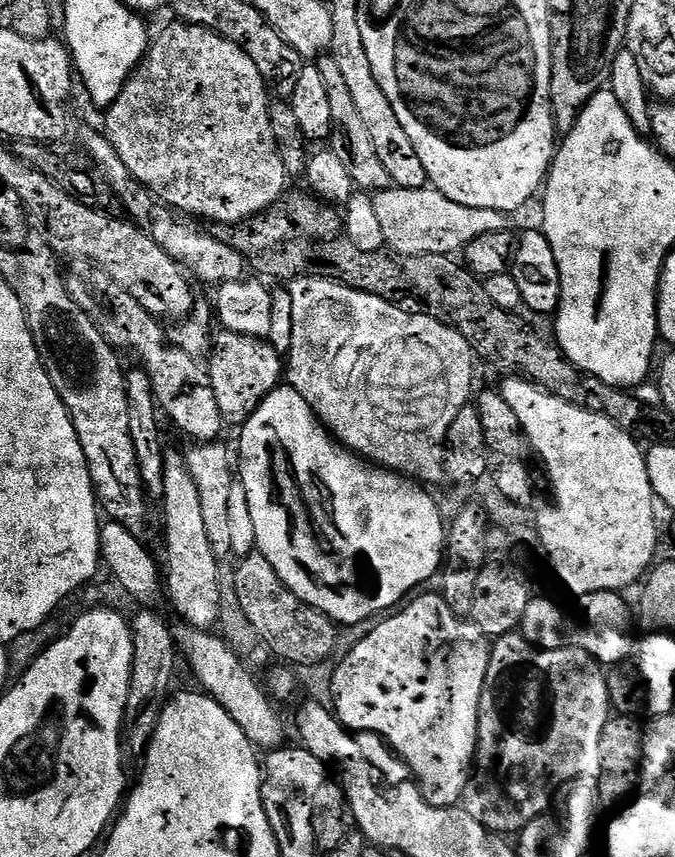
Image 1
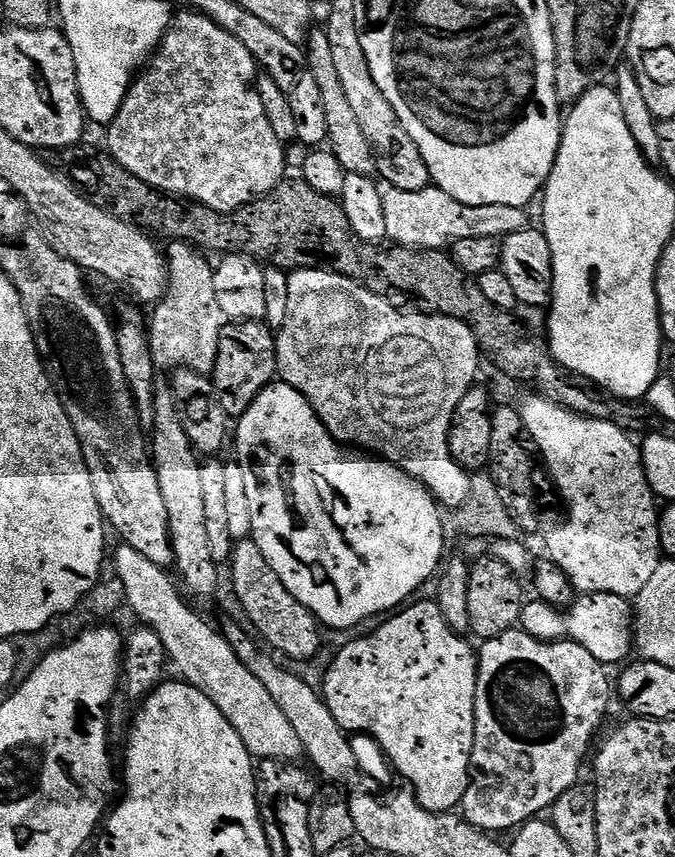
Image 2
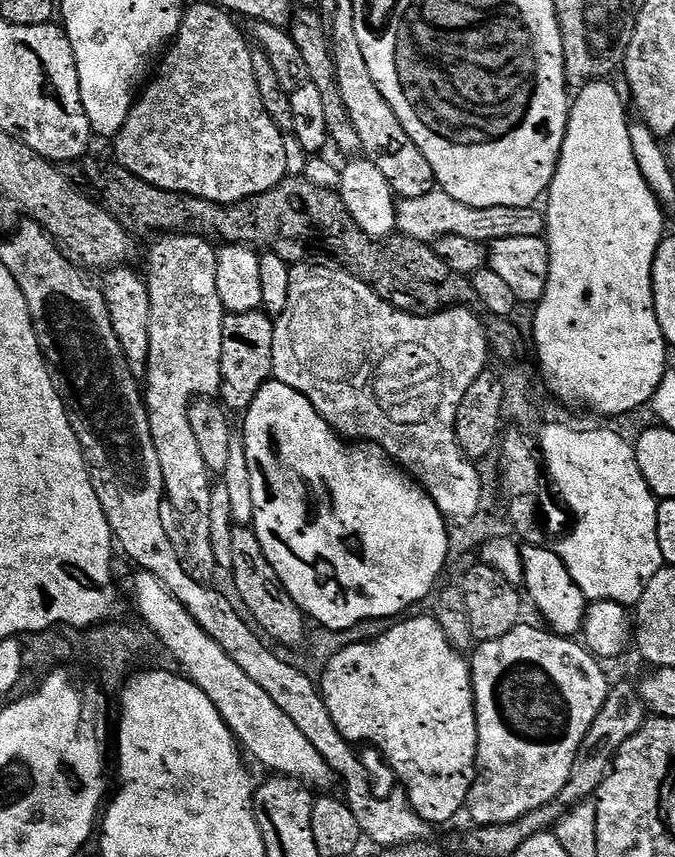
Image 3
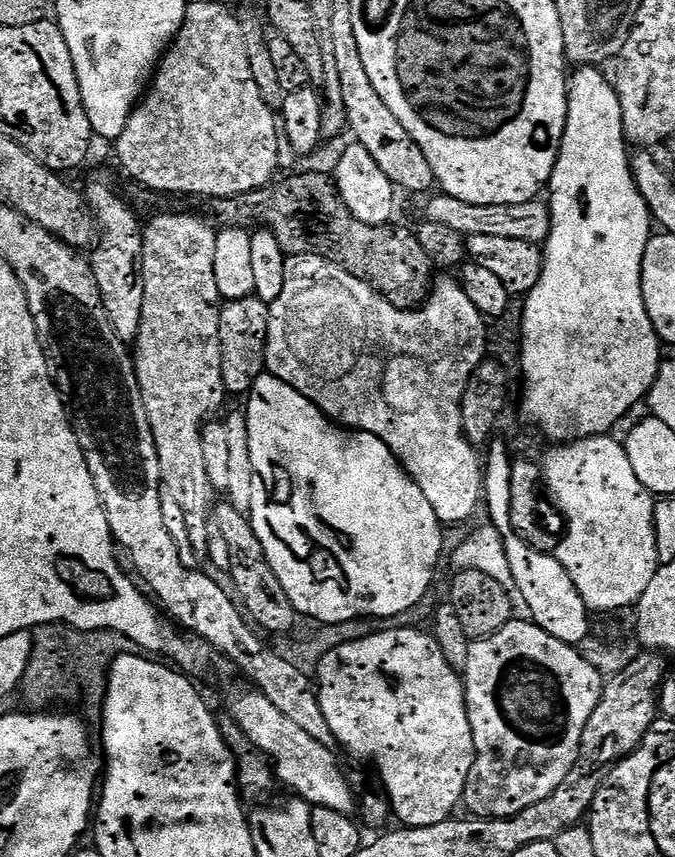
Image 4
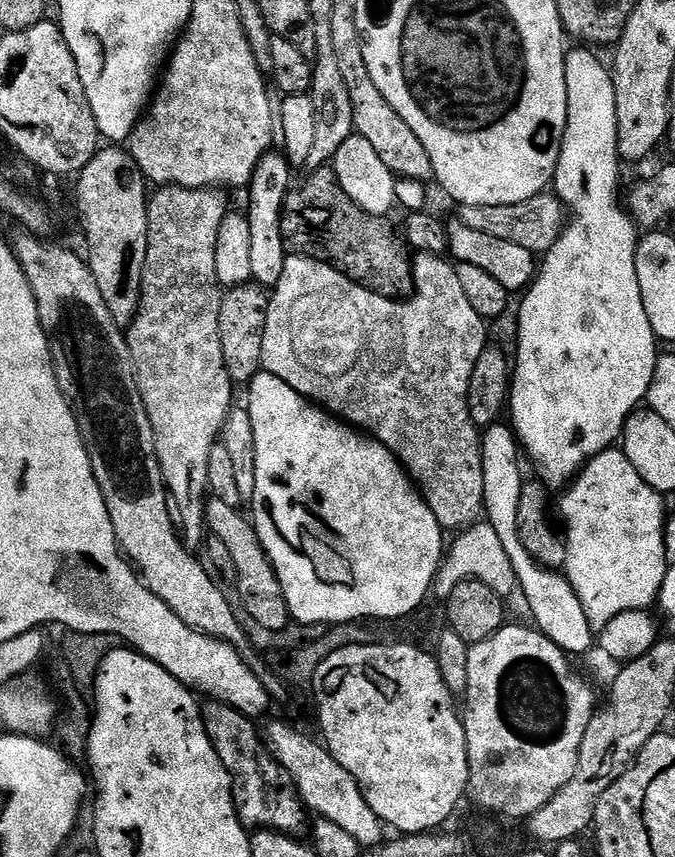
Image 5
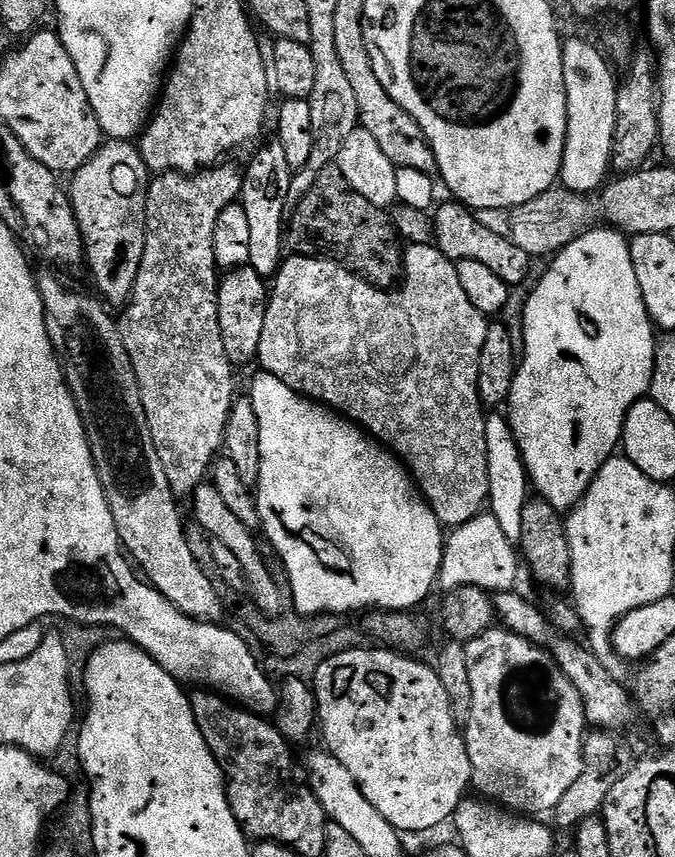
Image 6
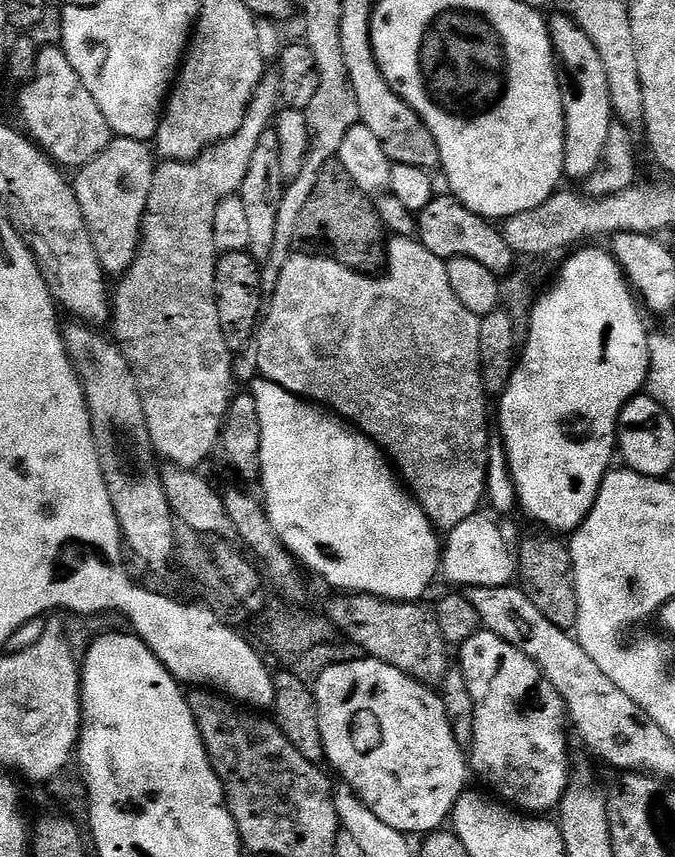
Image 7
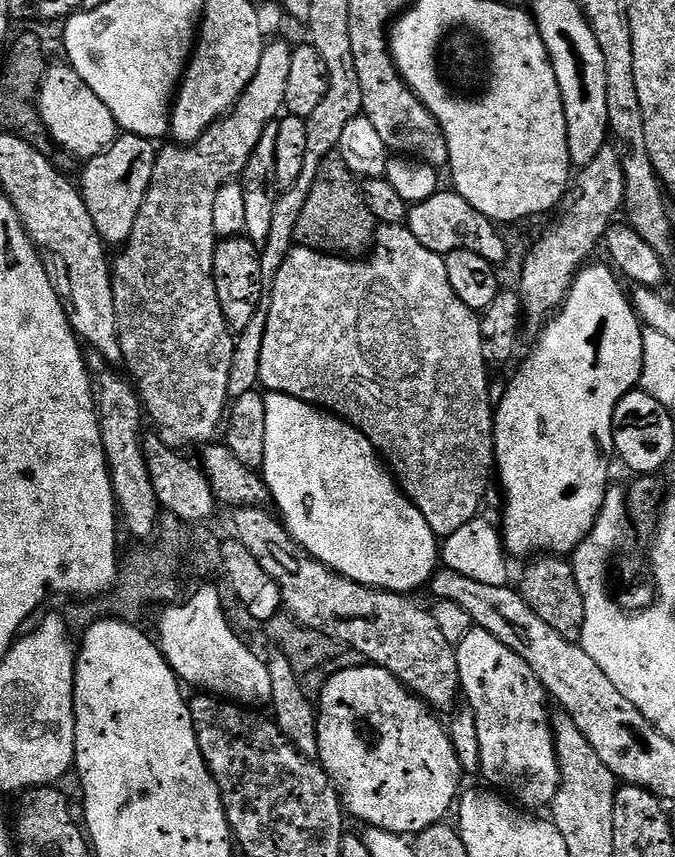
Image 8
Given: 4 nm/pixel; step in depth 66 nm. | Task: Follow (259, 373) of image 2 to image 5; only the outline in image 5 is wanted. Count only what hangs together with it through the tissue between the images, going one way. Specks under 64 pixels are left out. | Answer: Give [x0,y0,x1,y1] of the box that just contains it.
[218,282,269,386]

